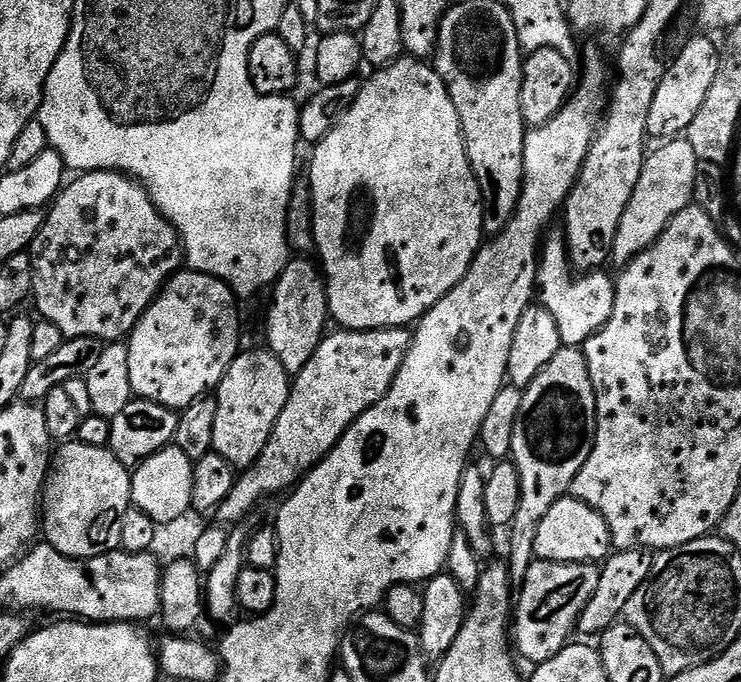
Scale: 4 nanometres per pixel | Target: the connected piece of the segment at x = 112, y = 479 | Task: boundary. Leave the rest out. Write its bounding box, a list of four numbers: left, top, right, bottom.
[42,447,132,561]

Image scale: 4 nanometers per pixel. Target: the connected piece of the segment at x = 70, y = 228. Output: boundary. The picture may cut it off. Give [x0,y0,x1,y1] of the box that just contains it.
[30,172,181,342]

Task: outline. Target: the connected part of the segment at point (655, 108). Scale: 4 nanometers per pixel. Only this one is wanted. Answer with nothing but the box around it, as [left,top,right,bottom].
[647,35,722,139]

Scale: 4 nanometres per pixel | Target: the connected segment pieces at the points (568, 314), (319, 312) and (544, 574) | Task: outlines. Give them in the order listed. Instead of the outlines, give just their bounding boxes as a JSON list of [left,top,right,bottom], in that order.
[[538,235,616,348],[267,258,330,374],[514,560,600,665]]

